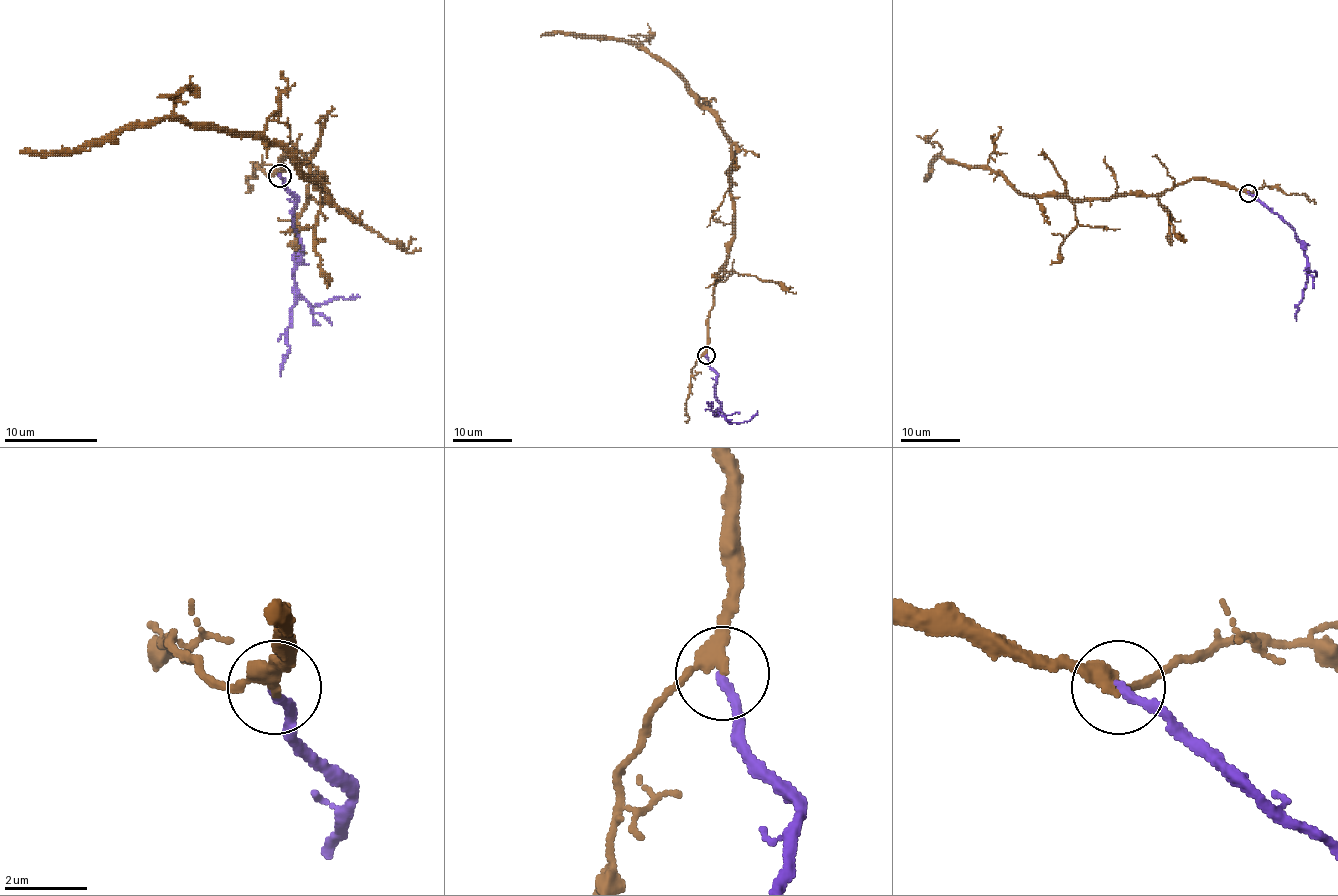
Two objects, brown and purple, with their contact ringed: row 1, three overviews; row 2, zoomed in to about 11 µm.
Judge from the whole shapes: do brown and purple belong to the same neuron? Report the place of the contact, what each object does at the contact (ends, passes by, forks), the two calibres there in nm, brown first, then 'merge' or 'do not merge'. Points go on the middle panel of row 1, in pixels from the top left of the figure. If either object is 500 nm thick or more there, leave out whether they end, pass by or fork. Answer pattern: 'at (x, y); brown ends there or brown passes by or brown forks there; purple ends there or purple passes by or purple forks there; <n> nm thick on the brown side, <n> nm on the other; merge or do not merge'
at (706, 355); brown passes by; purple ends there; 320 nm thick on the brown side, 220 nm on the other; merge

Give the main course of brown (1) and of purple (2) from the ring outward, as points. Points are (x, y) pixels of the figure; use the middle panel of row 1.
1: (707, 356), (713, 296), (733, 235), (730, 137), (676, 74), (634, 44), (573, 34), (545, 32), (540, 36)
2: (707, 356), (708, 366), (717, 376), (716, 399), (720, 403), (717, 413), (713, 413), (713, 406), (707, 403)

